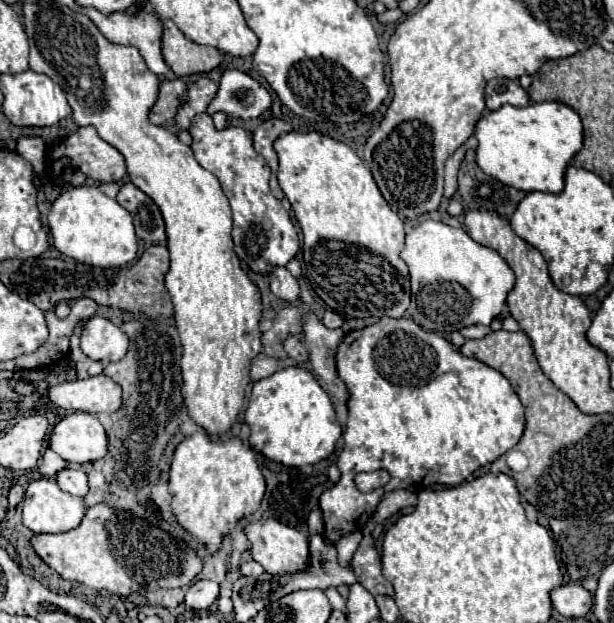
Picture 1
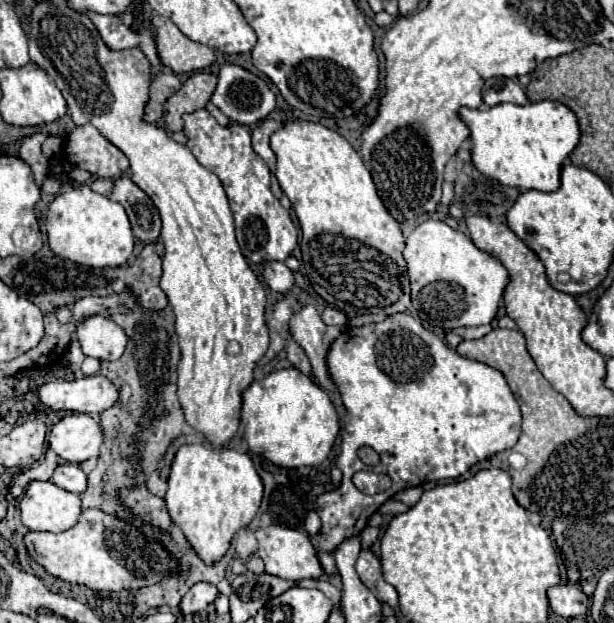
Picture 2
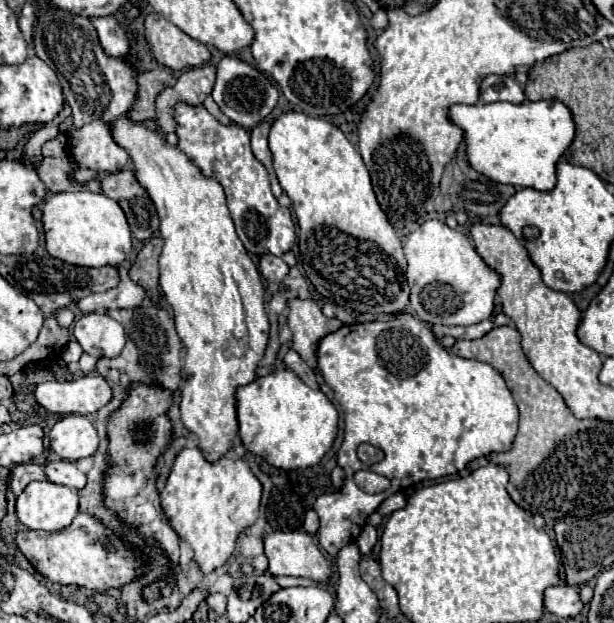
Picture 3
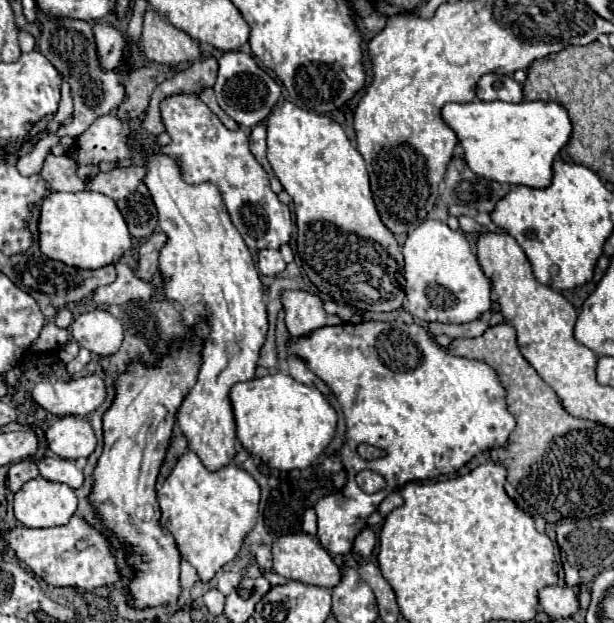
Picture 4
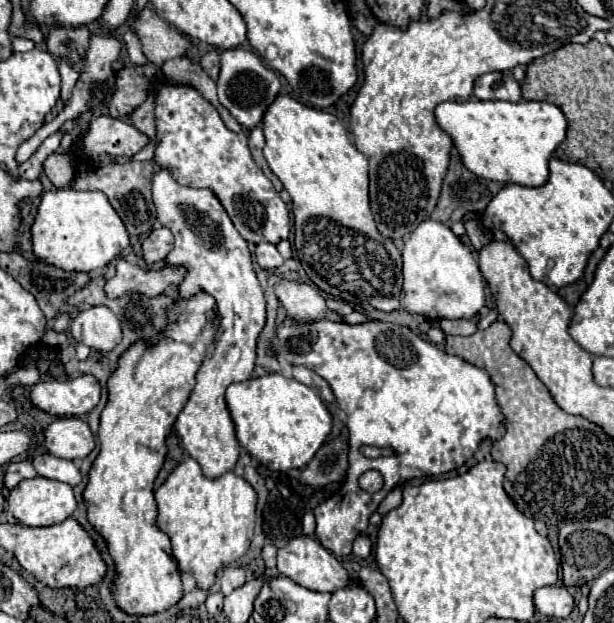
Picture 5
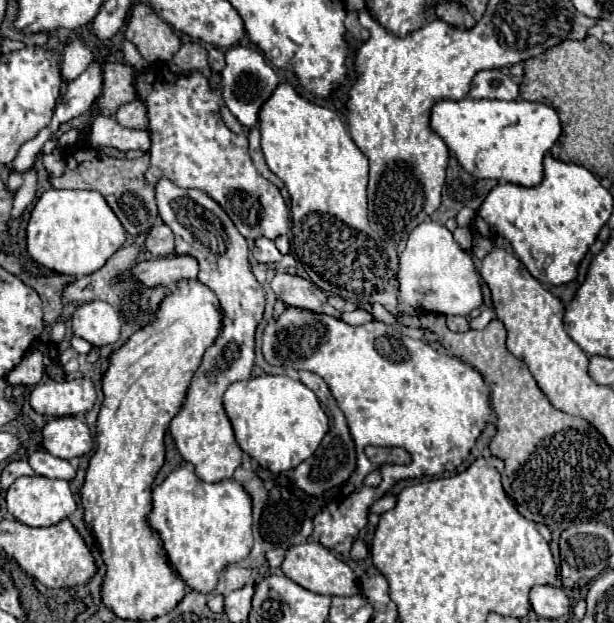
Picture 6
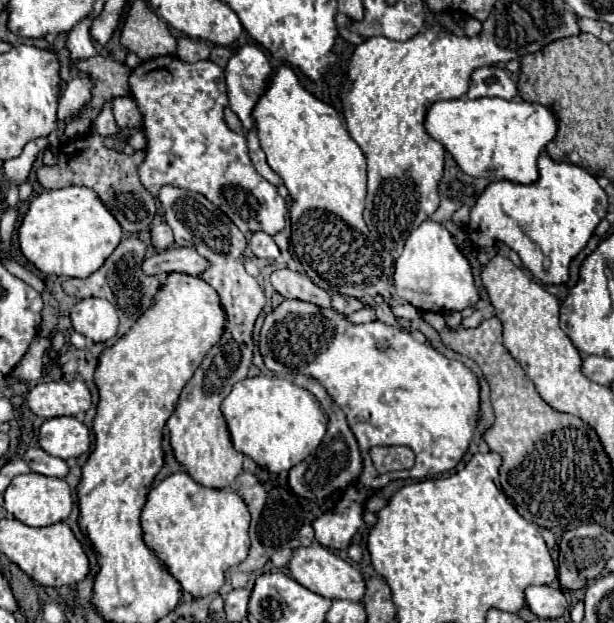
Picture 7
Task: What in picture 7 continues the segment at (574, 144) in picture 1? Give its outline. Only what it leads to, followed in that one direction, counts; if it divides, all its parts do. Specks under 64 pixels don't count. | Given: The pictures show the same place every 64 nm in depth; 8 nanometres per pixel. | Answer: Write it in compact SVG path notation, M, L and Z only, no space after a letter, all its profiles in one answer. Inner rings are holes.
M456 98L434 102L426 114L426 132L444 144L468 176L488 176L516 184L534 184L540 176L538 158L554 140L558 120L542 104L502 98Z

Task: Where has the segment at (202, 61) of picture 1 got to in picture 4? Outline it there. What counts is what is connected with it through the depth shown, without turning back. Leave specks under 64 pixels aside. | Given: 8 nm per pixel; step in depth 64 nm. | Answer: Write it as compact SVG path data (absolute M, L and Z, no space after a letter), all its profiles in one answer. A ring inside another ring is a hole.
M154 10L144 14L142 48L148 60L162 66L180 66L202 58L200 44L186 32L172 26L166 18L158 16Z

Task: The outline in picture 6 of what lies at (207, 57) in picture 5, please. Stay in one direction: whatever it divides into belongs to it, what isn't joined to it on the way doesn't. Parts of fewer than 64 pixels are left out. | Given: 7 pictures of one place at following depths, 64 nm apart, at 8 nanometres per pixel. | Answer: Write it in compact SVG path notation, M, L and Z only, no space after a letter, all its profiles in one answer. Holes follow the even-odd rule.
M212 48L208 52L208 64L210 64L212 72L216 72L216 74L222 72L222 68L224 68L224 52L218 50L218 48Z

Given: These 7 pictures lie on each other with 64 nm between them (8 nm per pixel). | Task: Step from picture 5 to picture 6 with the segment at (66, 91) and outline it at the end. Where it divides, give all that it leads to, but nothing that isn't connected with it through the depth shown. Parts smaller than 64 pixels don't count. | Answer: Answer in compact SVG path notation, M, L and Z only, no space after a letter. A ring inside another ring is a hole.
M80 38L72 40L64 48L64 56L62 56L62 76L64 76L66 84L70 84L72 80L76 80L80 76L80 72L84 72L84 68L92 62L92 56L94 56L92 50L88 50Z

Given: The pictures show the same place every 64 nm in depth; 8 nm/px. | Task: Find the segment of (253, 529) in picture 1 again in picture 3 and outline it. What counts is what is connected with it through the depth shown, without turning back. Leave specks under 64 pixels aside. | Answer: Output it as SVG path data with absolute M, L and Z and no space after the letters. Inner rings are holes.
M300 530L294 532L266 532L264 554L268 558L268 572L274 576L302 576L318 582L328 582L330 564L314 544L312 536Z

